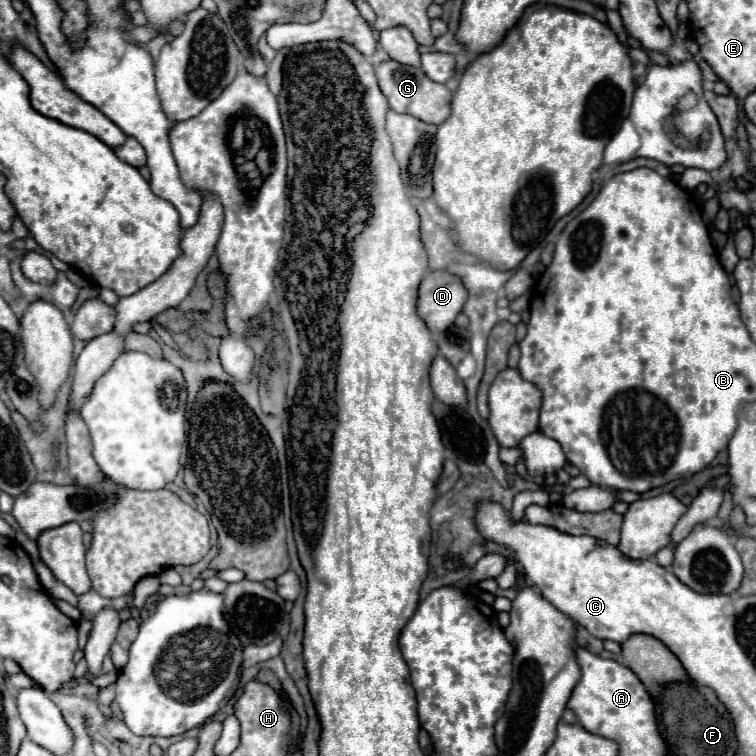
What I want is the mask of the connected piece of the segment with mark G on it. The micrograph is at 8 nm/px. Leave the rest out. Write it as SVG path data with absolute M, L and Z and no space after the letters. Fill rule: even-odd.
M395 60L383 62L377 66L377 80L381 92L387 96L391 110L409 114L413 118L419 118L427 124L441 124L449 116L449 102L451 102L451 90L445 84L433 82L425 72L413 66L403 66Z

